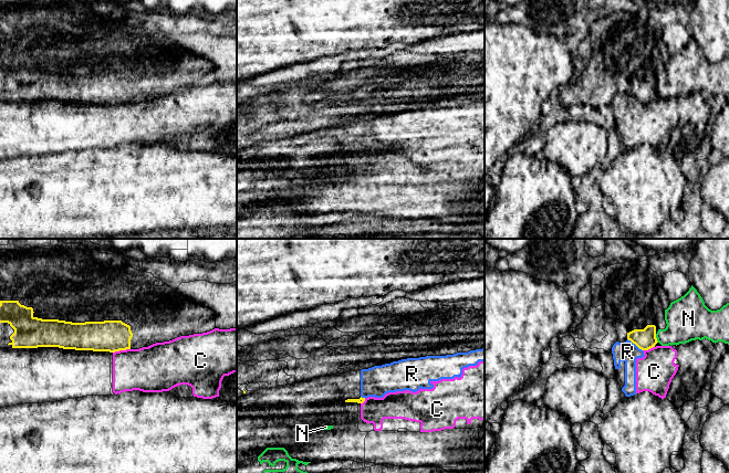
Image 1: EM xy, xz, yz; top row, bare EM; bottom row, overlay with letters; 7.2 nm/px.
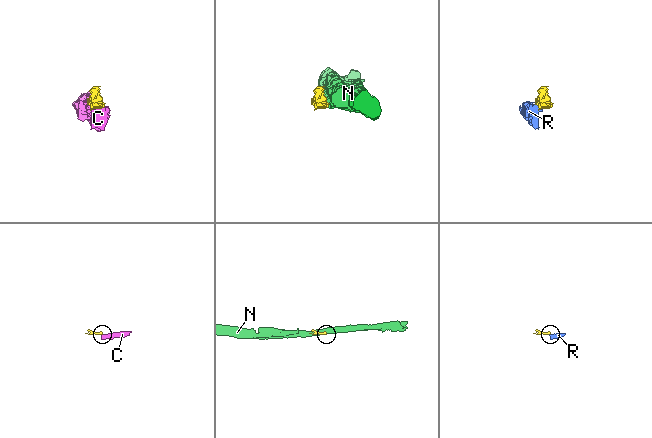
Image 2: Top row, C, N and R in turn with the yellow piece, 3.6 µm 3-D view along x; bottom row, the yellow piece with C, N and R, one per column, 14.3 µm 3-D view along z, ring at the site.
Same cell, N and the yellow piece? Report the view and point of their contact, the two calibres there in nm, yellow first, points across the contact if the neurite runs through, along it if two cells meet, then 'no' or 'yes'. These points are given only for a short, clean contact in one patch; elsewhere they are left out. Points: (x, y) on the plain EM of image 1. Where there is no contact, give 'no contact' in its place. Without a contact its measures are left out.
meets yellow in yz at (656, 91); 150 nm thick on the yellow side, 280 nm on the other; no

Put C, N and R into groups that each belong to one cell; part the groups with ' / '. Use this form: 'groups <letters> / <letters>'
groups C R / N

